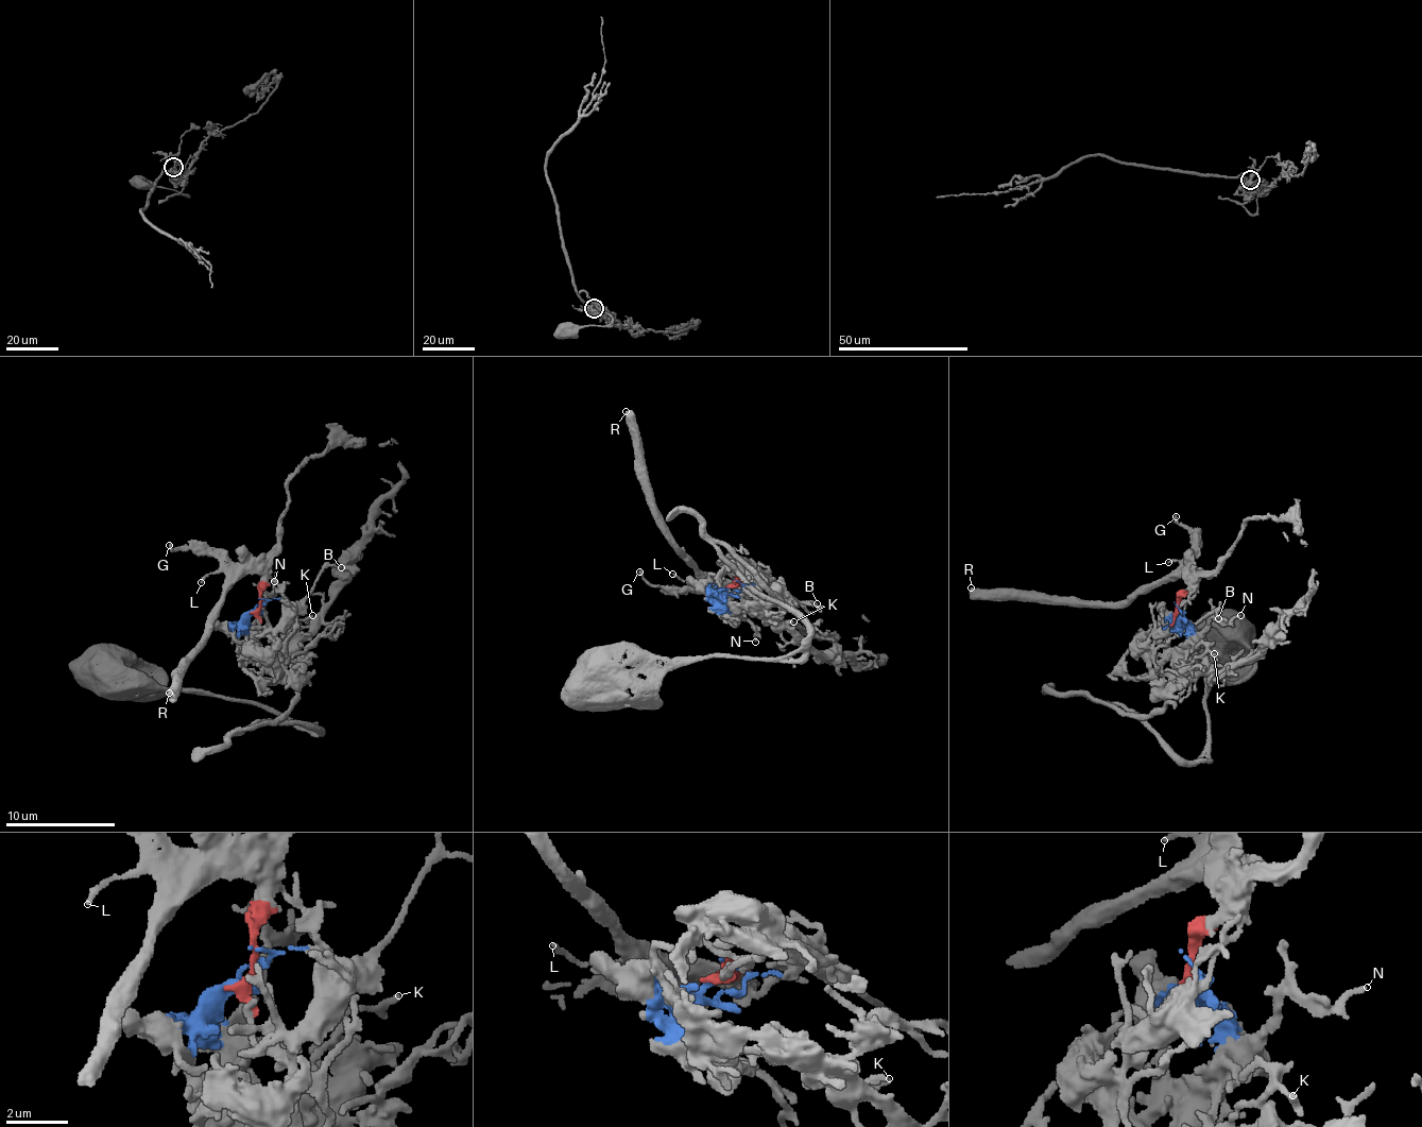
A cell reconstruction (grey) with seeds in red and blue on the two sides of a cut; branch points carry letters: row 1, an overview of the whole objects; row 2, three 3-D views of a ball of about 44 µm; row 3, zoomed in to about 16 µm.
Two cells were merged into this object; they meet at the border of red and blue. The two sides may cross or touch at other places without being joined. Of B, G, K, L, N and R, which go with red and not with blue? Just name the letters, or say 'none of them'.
G, L, R

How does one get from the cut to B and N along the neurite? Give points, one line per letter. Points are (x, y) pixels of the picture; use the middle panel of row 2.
B: (731, 586), (733, 591), (746, 584), (768, 582), (801, 603), (818, 602)
N: (731, 586), (723, 598), (730, 612), (747, 619), (755, 631), (754, 642)

